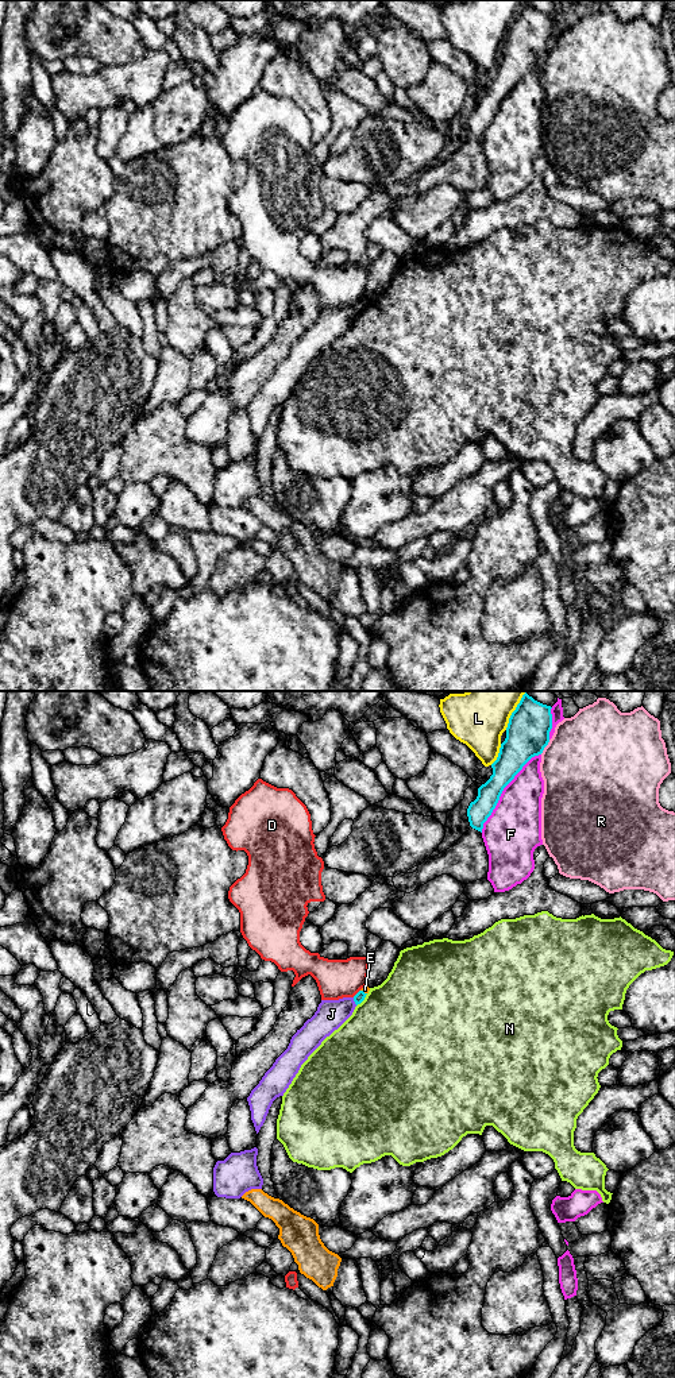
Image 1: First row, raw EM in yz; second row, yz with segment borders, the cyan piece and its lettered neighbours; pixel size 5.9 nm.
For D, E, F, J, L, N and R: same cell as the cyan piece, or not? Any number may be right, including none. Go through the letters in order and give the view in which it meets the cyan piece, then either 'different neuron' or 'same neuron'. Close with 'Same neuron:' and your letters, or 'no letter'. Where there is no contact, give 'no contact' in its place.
D: yz | different neuron
E: yz | different neuron
F: yz | different neuron
J: yz | different neuron
L: yz | different neuron
N: yz | different neuron
R: yz | different neuron
Same neuron: no letter

